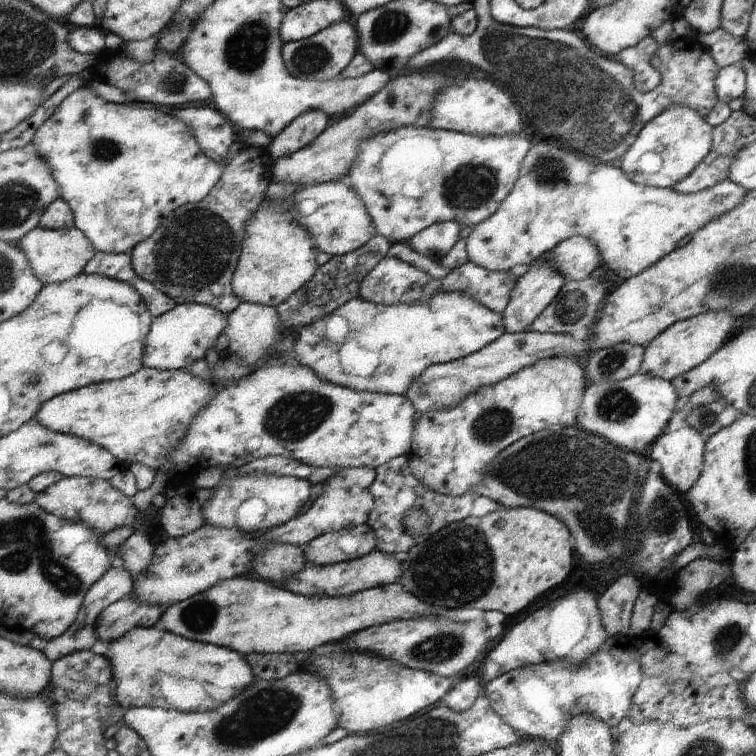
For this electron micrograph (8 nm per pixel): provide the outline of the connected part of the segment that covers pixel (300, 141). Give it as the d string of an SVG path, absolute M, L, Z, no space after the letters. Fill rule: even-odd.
M313 110L301 114L292 122L287 124L286 128L271 140L268 146L270 158L280 158L281 156L290 156L298 150L302 150L328 126L328 116L320 110Z

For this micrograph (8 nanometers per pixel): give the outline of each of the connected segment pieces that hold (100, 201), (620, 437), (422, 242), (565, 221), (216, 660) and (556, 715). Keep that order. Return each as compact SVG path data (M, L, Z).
M87 84L80 86L76 92L72 92L68 98L62 101L62 104L56 108L56 112L36 130L34 138L31 144L34 144L34 148L38 150L38 154L44 158L44 162L50 166L54 180L58 183L60 191L60 197L62 197L72 209L74 216L74 224L78 230L82 231L82 234L86 235L86 238L92 243L96 251L102 253L125 253L128 250L132 250L139 242L144 242L147 238L150 238L158 226L162 226L162 220L166 216L170 216L172 212L178 210L180 206L184 206L188 203L200 202L203 198L208 196L208 193L214 188L215 182L220 180L220 176L224 174L224 168L230 161L230 158L242 150L243 144L240 144L237 140L230 146L230 152L228 152L228 158L224 158L222 162L216 162L210 160L203 152L196 138L192 135L190 128L186 122L180 122L178 118L174 118L169 112L162 112L156 108L134 108L130 104L120 103L114 104L111 102L104 102L100 96L94 94L94 90Z
M638 373L621 381L600 384L590 382L582 396L576 424L620 448L640 452L666 431L681 402L671 382L647 374Z
M454 221L434 224L417 232L407 244L412 250L438 263L458 242L460 230L461 226Z
M559 140L533 144L522 160L518 180L500 208L490 218L477 224L465 239L468 260L491 271L510 271L518 264L530 265L538 256L571 236L580 235L596 243L602 265L624 280L644 272L676 248L676 244L706 226L712 218L734 210L748 191L729 179L700 192L682 194L673 188L642 186L626 178L616 164L602 164L595 158L563 145Z
M156 626L134 628L122 638L110 642L108 655L108 662L114 674L116 699L126 710L144 706L174 709L160 692L162 674L176 680L200 682L208 694L206 702L202 704L202 710L206 711L213 711L222 706L222 703L230 702L231 698L236 698L247 686L256 682L250 664L239 652L210 643L191 641Z
M608 636L605 638L604 643L597 646L596 650L579 661L562 657L546 663L522 665L483 684L482 689L485 691L486 698L488 698L490 708L508 726L514 728L516 732L522 732L524 738L541 738L542 740L555 740L558 742L562 738L562 732L566 730L566 724L575 716L580 716L580 714L590 714L590 716L605 722L615 731L620 721L629 716L634 694L640 688L640 682L644 677L636 647L632 644L632 637Z

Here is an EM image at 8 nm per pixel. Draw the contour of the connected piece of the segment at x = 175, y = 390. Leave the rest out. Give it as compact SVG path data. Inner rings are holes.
M234 360L210 365L210 372L213 378L202 380L189 369L170 372L142 367L136 374L120 380L92 383L54 396L38 408L34 418L48 430L70 433L98 444L118 458L124 467L138 462L156 472L167 466L168 452L186 436L190 422L198 410L212 402L220 384L240 380L251 373L250 366Z

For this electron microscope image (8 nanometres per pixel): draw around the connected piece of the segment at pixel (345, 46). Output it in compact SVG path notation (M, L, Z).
M337 22L310 38L283 44L281 53L286 70L293 74L294 78L314 80L314 82L334 79L359 53L357 30L348 22Z

